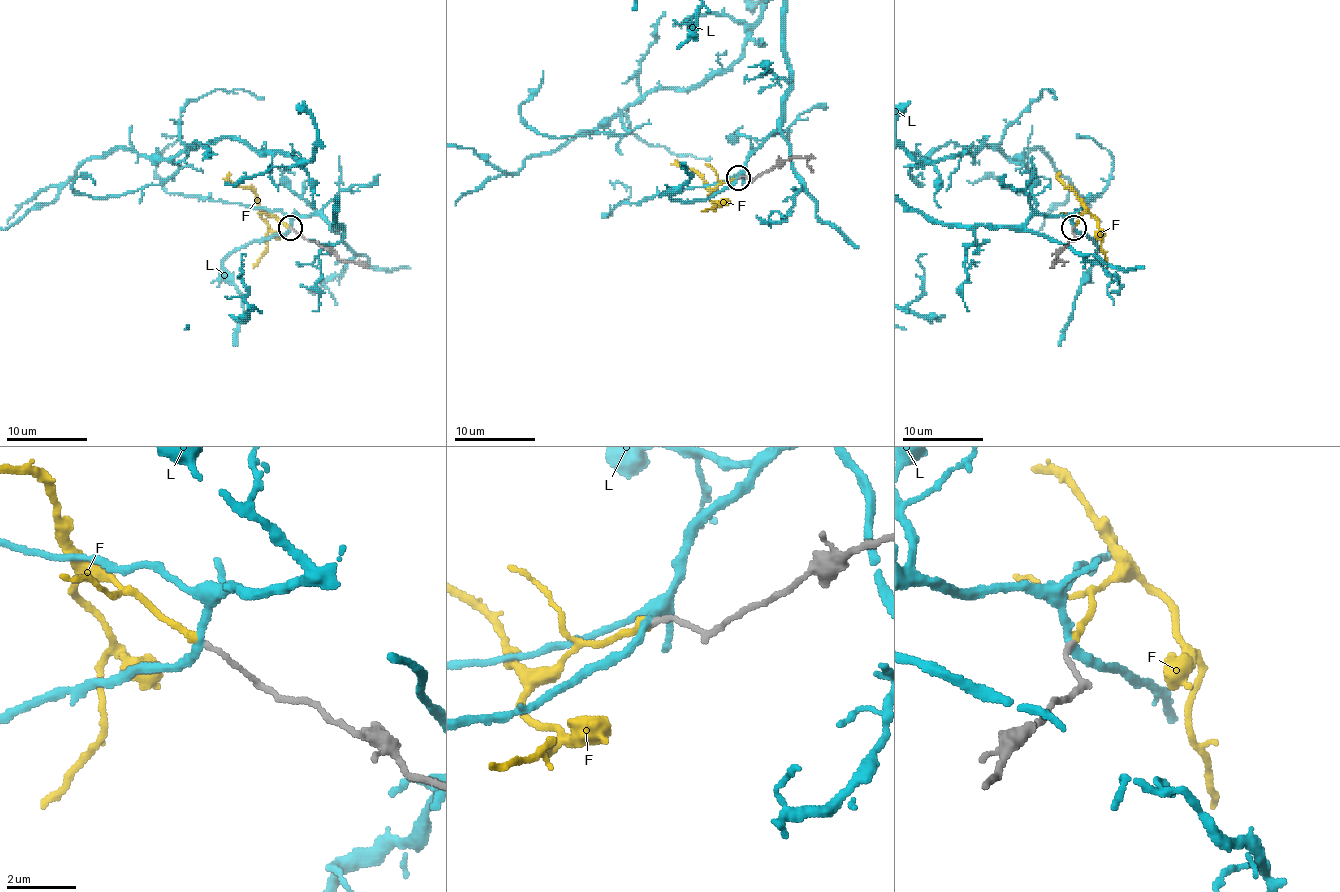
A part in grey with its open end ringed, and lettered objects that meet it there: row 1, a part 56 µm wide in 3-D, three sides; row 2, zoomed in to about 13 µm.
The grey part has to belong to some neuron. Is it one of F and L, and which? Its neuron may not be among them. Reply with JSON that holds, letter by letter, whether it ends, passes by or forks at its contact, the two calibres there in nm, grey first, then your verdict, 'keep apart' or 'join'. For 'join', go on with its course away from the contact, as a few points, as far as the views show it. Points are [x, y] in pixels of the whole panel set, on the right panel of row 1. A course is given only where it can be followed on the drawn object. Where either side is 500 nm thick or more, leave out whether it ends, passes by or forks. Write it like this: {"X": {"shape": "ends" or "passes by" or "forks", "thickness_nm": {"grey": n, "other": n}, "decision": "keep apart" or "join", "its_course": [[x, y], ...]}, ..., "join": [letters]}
{"F": {"shape": "ends", "thickness_nm": {"grey": 140, "other": 260}, "decision": "join", "its_course": [[1074, 227], [1080, 215], [1090, 215], [1103, 233], [1101, 251], [1107, 268]]}, "L": {"shape": "passes by", "thickness_nm": {"grey": 140, "other": 240}, "decision": "keep apart"}, "join": ["F"]}

